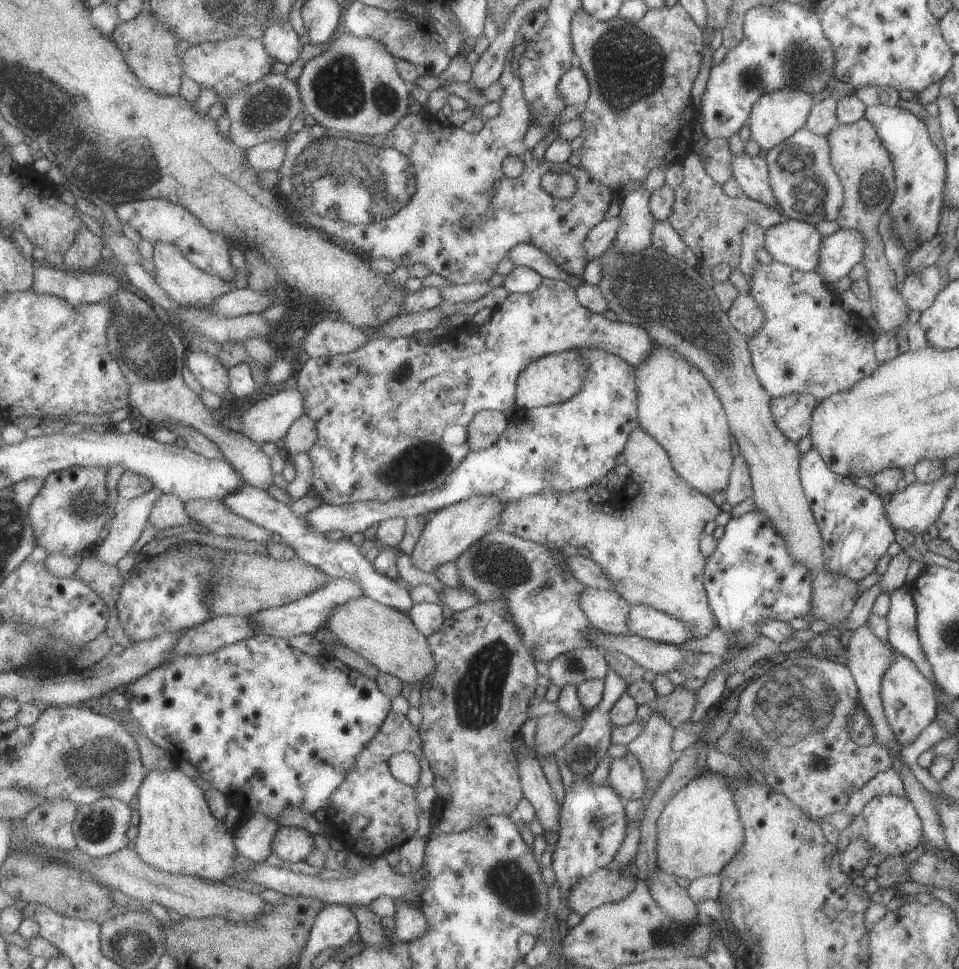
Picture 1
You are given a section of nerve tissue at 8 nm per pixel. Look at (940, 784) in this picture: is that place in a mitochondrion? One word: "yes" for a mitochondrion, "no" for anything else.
no

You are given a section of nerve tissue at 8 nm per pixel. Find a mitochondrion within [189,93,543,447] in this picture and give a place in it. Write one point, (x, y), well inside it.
(332, 176)

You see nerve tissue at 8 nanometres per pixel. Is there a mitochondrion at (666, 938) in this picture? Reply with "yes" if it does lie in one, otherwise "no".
yes

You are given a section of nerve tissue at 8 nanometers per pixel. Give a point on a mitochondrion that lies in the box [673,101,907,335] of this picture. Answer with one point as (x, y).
(806, 176)

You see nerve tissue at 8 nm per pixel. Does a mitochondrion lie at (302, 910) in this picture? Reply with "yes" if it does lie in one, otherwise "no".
no

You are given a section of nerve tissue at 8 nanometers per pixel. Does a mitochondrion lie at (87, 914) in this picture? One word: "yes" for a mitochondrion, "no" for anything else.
no

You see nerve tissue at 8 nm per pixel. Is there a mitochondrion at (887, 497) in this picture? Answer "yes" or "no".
no

